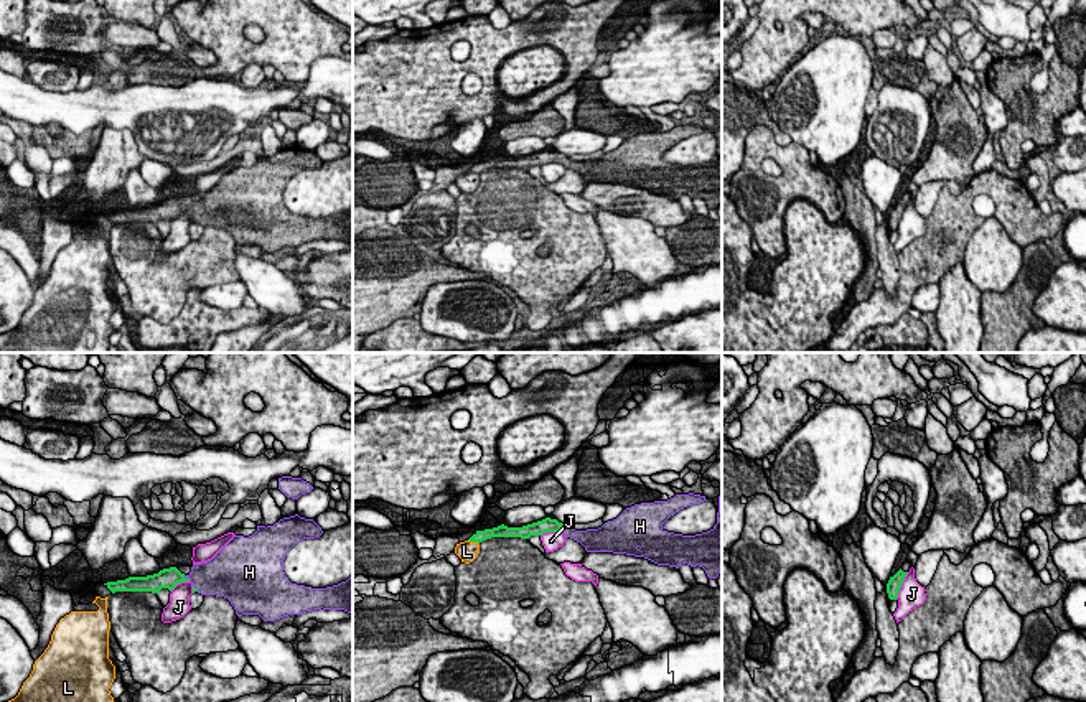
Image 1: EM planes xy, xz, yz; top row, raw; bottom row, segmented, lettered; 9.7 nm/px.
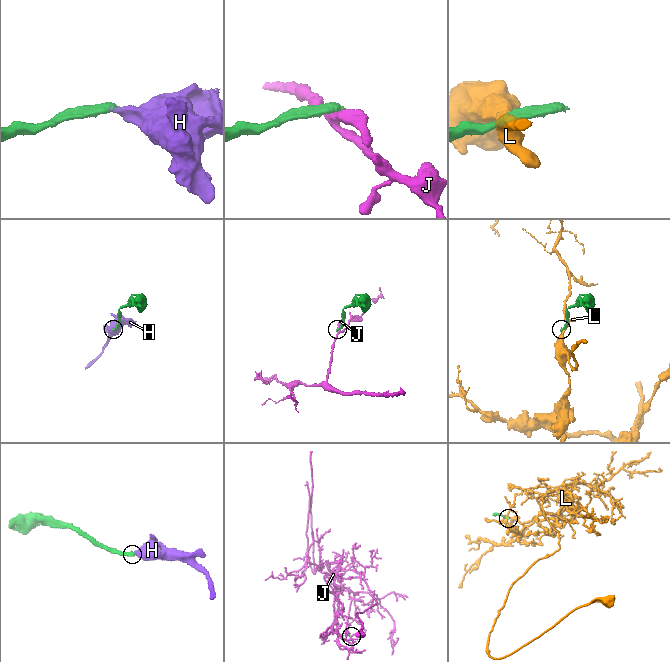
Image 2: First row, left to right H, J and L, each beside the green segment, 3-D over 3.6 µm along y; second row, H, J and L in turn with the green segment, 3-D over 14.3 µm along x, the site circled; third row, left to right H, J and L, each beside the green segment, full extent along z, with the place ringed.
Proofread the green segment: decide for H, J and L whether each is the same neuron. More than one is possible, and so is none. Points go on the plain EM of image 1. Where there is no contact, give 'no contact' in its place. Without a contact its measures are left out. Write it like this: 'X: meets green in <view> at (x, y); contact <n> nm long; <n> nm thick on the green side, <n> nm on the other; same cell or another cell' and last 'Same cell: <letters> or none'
H: meets green in xy at (187, 210); contact 100 nm long; 190 nm thick on the green side, 340 nm on the other; same cell
J: meets green in yz at (900, 216); contact 300 nm long; 140 nm thick on the green side, 240 nm on the other; another cell
L: meets green in xz at (473, 172); contact 120 nm long; 120 nm thick on the green side, 200 nm on the other; another cell
Same cell: H

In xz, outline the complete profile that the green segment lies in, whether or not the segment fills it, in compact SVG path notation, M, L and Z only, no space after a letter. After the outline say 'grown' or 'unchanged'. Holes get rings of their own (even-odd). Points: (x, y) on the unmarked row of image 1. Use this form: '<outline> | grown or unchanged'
M676 125L667 132L641 133L626 138L616 150L605 153L598 160L575 161L557 150L508 158L504 155L476 161L468 171L483 173L491 168L542 166L545 163L562 163L580 173L587 183L613 183L644 188L658 196L679 199L682 194L702 198L709 209L717 209L722 203L722 127L719 127L717 155L702 165L682 166L667 163L662 155L681 140L700 135L705 127Z | grown

